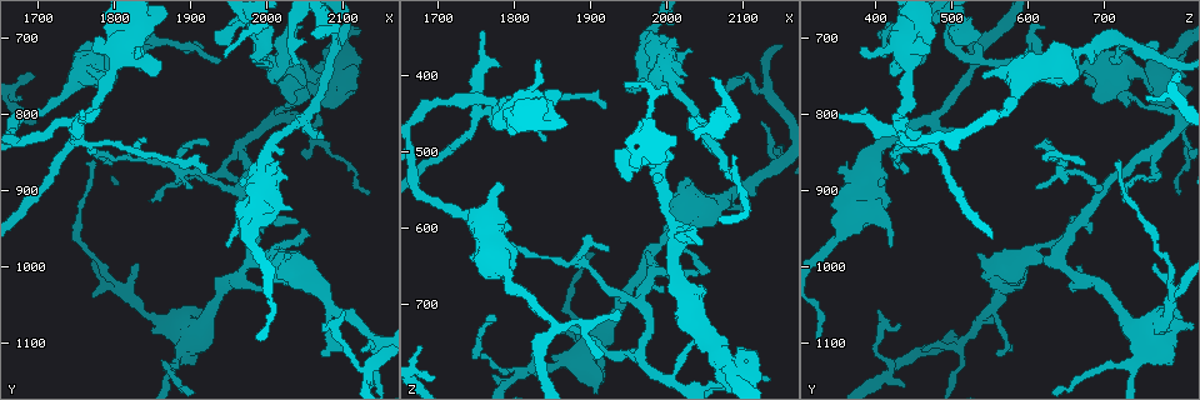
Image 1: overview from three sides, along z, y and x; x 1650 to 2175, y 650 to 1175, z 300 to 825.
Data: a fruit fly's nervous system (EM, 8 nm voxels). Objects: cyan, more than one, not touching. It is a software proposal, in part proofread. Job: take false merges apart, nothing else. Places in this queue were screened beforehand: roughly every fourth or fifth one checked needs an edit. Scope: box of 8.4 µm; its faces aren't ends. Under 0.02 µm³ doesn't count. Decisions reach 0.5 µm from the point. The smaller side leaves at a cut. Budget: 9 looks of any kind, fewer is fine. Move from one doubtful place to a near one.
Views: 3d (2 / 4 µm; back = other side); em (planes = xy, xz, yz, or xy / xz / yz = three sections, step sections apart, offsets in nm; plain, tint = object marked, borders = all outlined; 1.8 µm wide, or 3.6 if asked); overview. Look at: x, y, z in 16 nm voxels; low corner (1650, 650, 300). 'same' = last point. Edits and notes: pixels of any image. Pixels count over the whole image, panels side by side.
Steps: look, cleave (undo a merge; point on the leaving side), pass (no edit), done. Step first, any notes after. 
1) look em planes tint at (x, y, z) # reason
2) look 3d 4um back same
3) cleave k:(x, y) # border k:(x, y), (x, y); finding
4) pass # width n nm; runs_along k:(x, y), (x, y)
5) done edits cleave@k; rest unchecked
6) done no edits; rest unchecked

look em planes borders at (1810, 1030, 785) # side arm on a straight run

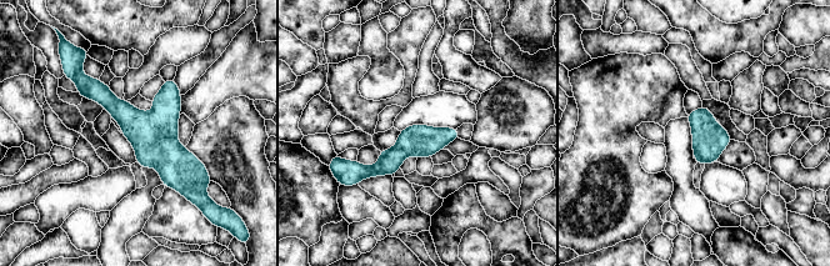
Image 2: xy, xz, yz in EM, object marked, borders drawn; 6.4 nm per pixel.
pass # runs_along 2:(80, 83), (180, 169), (201, 169); one neuron here

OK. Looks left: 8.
look em 3.6um xz step 4 tint at (1890, 1100, 745) # three arms meet

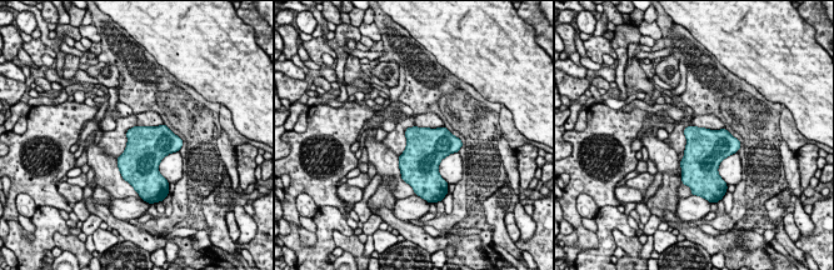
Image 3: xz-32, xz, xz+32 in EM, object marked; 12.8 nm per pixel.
look em 3.6um planes tint same # cut it another way

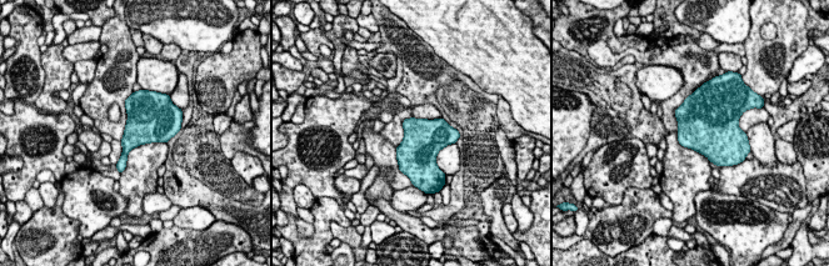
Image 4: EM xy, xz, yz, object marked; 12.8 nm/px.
pass # continuous, no second neuron

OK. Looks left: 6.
look 3d 4um at (1980, 995, 635) # abrupt turn

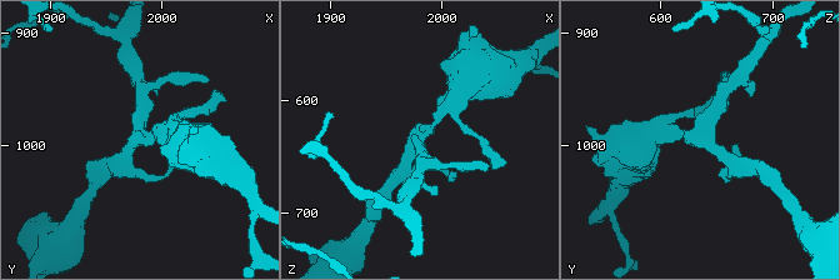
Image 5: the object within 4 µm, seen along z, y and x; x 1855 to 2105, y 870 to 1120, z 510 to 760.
look em planes tint at (1978, 996, 634) # arms 3; arm_widths 220, 220, 320 nm; shape alone is not enough

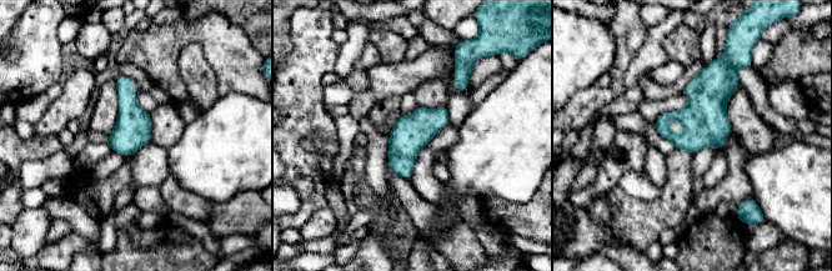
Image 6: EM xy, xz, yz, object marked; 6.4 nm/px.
pass # one neuron here

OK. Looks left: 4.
look 3d 4um at (1965, 905, 695) # three-way junction

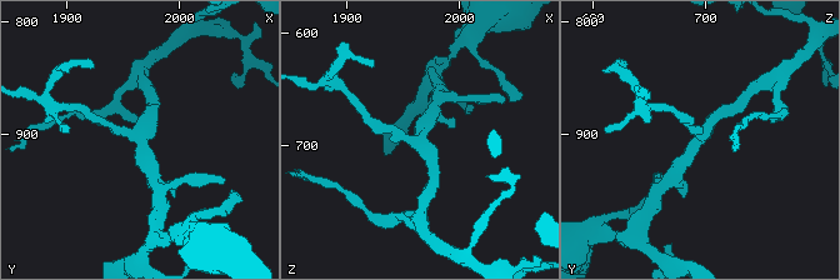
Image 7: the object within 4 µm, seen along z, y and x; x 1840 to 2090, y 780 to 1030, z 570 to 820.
look em planes tint at (1966, 904, 694) # arms 3; now the EM

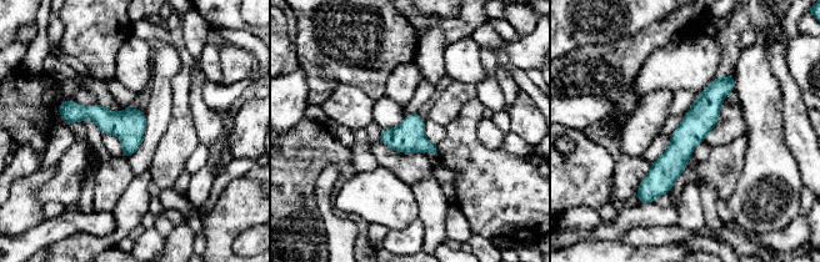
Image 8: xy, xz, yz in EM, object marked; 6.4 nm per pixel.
pass # runs_along 8:(731, 79), (651, 195); one neuron here

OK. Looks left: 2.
done no edits; rest unchecked

